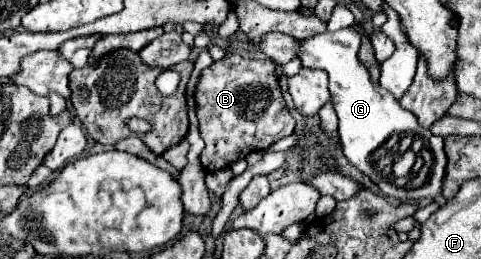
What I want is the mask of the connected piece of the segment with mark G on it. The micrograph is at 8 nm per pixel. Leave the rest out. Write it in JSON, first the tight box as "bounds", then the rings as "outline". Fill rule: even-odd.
{"bounds":[298,28,446,204],"outline":[[[344,28],[338,32],[322,32],[312,38],[300,40],[298,42],[298,60],[302,62],[304,68],[322,68],[328,72],[330,80],[330,96],[332,96],[332,106],[338,116],[338,136],[342,142],[342,152],[346,160],[356,166],[362,174],[366,174],[386,196],[392,196],[396,200],[420,200],[420,198],[434,198],[438,204],[444,204],[440,194],[442,178],[444,178],[444,168],[446,168],[446,154],[444,154],[444,140],[434,136],[430,130],[422,130],[418,126],[418,120],[414,114],[408,110],[402,110],[398,106],[396,98],[384,90],[382,86],[374,86],[370,80],[370,74],[366,66],[358,58],[360,50],[360,38],[354,28]],[[396,132],[416,132],[426,140],[426,148],[434,154],[434,166],[432,166],[432,178],[420,190],[406,190],[406,188],[396,188],[390,184],[382,174],[374,172],[374,160],[372,154]]]}

